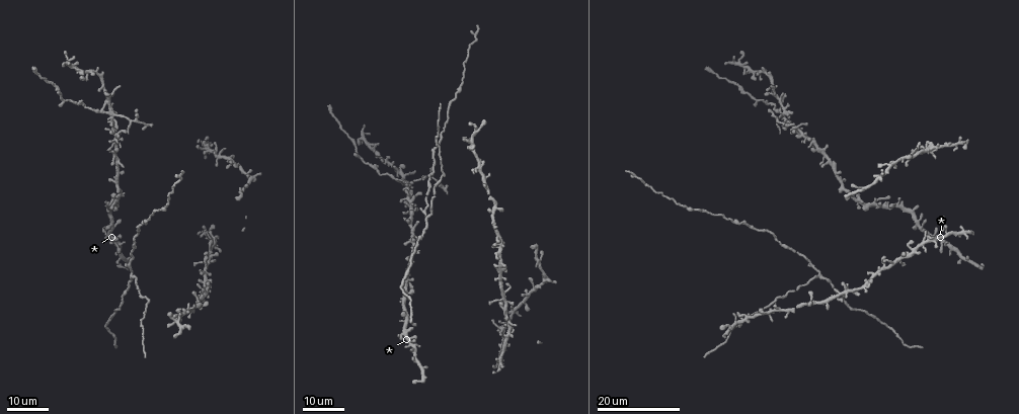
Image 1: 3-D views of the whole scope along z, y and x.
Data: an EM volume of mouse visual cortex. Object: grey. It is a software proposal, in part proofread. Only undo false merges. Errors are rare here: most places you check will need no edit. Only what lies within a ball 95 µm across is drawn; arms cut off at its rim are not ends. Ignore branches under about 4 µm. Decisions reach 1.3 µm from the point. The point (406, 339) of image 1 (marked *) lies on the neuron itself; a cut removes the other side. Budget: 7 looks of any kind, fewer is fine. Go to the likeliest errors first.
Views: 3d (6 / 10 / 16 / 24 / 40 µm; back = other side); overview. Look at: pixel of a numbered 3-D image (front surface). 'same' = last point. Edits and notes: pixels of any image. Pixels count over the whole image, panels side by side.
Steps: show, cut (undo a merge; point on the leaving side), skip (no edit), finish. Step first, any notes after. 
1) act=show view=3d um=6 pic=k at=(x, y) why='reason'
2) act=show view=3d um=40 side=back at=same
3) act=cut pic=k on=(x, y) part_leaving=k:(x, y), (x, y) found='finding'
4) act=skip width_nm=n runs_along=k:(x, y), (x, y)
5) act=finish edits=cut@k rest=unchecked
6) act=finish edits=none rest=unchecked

act=show view=3d um=24 pic=1 at=(114, 113)

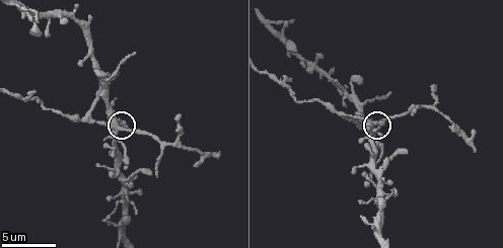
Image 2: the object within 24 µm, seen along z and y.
act=show view=3d um=6 pic=2 at=(124, 129)

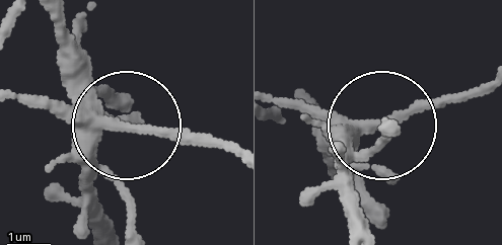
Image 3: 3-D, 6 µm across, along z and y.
act=cut pic=3 on=(29, 106) width_nm=320 part_leaving=3:(88, 114), (16, 93) found='a second neuron is stuck on'

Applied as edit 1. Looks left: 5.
act=show view=overview

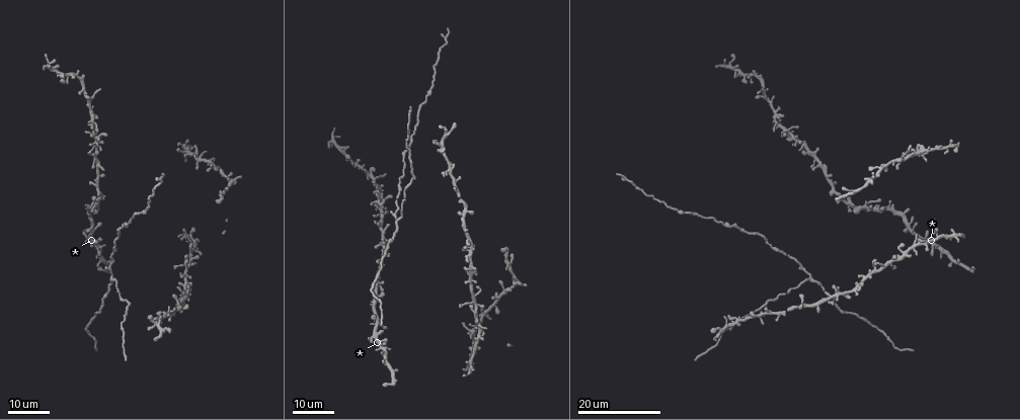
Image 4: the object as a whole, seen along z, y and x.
act=show view=3d um=16 pic=4 at=(476, 349) why='arms part here'

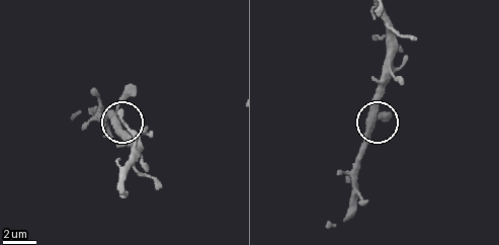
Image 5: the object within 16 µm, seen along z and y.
act=show view=3d um=10 pic=5 at=(117, 118)

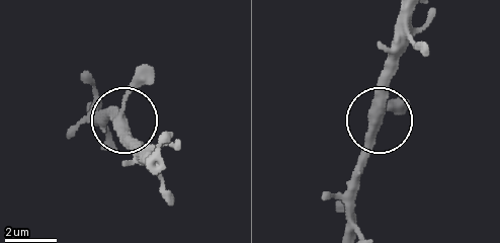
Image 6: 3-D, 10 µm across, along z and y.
act=skip arms=3 found='all the same neuron'

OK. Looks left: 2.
act=show view=3d um=24 pic=4 at=(864, 204) why='three arms meet'

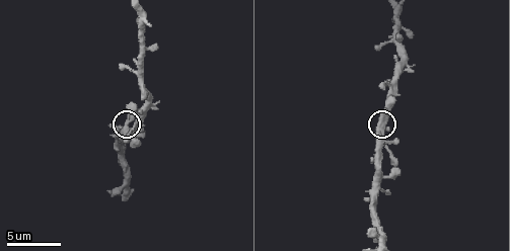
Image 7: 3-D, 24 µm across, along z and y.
act=show view=3d um=6 pic=7 at=(126, 127) why='closer look'

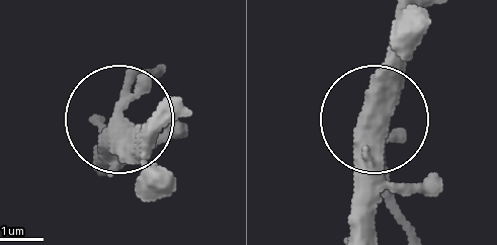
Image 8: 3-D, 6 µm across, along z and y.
act=skip side_arm_um=63 arms=3 found='continuous, no second neuron'

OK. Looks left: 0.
act=finish edits=cut@3 rest=unchecked

